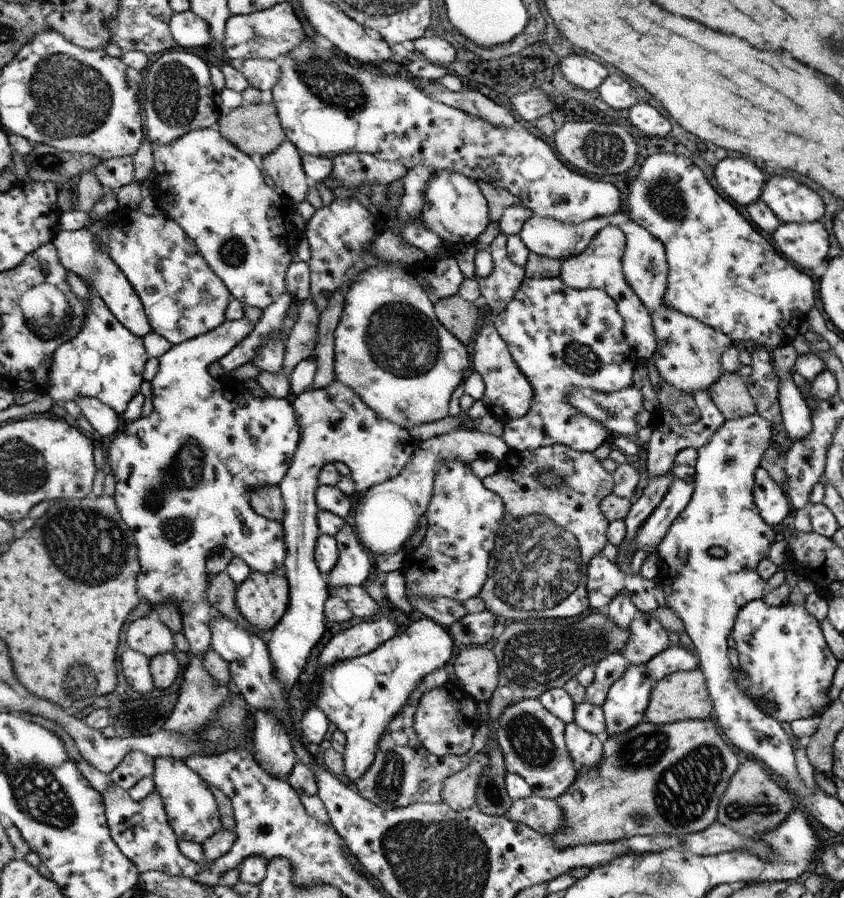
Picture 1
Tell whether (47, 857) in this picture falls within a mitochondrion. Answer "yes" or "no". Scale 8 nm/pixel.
no

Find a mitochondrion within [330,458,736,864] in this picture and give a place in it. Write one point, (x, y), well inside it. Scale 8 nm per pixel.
(681, 794)

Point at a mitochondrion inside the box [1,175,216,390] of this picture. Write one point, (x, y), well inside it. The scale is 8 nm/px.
(48, 314)

